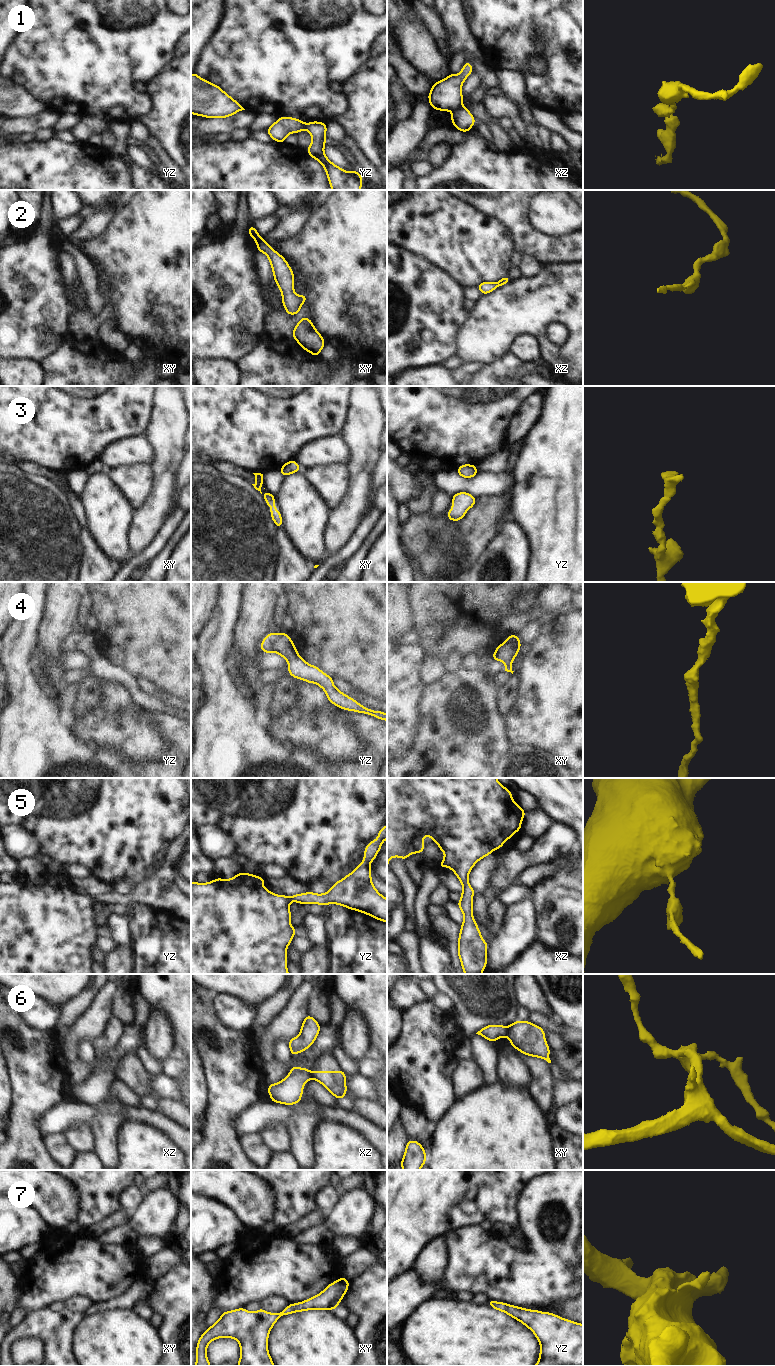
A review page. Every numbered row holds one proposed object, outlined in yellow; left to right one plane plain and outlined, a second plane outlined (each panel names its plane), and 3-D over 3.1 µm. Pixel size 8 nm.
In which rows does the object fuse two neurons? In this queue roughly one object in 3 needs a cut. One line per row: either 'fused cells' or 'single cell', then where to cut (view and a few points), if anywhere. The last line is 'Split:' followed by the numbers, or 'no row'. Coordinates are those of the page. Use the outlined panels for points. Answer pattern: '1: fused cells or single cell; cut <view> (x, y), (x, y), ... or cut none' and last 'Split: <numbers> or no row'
1: fused cells; cut xz (462, 106), (453, 111)
2: single cell; cut none
3: single cell; cut none
4: single cell; cut none
5: single cell; cut none
6: fused cells; cut xy (508, 1027), (506, 1035)
7: single cell; cut none
Split: 1, 6

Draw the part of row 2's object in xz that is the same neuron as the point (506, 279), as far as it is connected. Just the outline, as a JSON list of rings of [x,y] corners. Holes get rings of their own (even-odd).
[[[508,276],[503,277],[500,279],[497,283],[494,282],[481,282],[478,285],[478,289],[481,292],[481,294],[489,294],[493,290],[495,290],[498,286],[503,286],[507,283],[509,283],[511,280]]]

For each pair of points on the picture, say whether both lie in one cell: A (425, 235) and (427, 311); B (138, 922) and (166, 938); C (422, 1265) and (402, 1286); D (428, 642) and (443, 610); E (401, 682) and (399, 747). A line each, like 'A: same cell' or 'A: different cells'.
A: different cells
B: same cell
C: different cells
D: same cell
E: same cell

